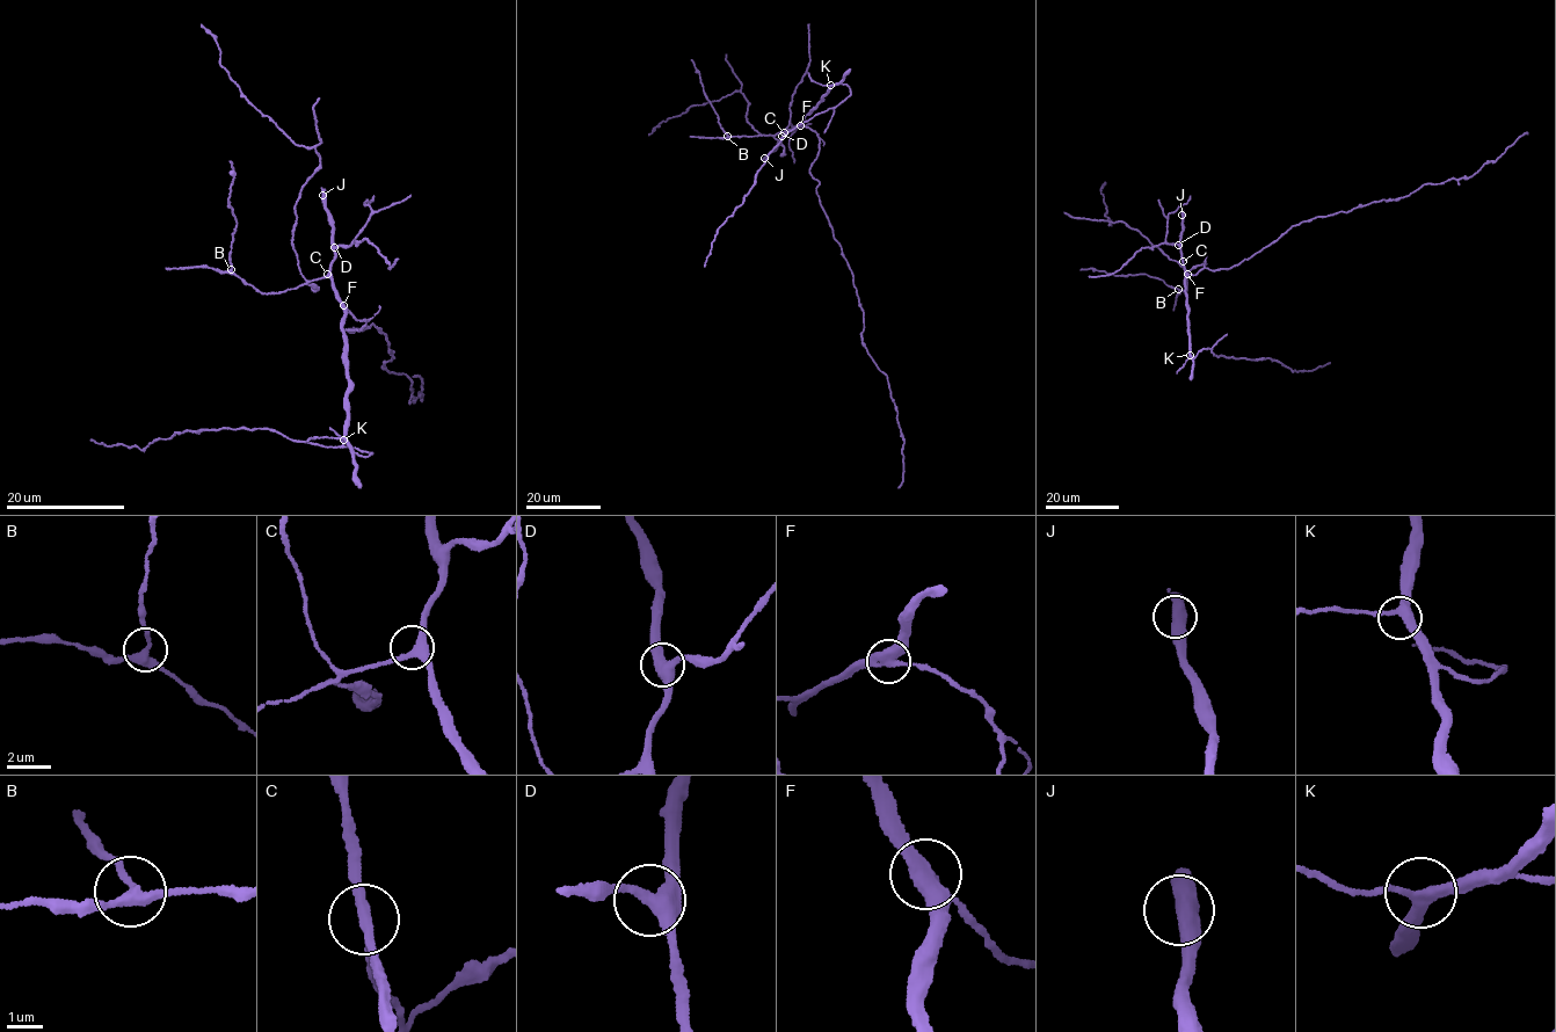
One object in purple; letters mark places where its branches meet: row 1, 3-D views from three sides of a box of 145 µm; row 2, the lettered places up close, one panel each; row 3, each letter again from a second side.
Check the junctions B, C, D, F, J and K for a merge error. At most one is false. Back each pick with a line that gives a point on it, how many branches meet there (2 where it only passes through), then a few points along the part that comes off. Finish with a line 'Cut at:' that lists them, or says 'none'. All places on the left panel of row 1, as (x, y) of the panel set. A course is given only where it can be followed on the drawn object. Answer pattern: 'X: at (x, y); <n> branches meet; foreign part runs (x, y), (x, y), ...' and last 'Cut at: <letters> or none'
Cut at: none

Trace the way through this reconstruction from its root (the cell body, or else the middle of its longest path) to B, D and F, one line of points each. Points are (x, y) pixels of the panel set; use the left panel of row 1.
B: (366, 322), (365, 319), (353, 318), (328, 277), (267, 293), (244, 283), (231, 269)
D: (366, 322), (365, 319), (353, 318), (336, 295), (331, 273), (334, 247)
F: (366, 322), (365, 319), (353, 318), (343, 305)

